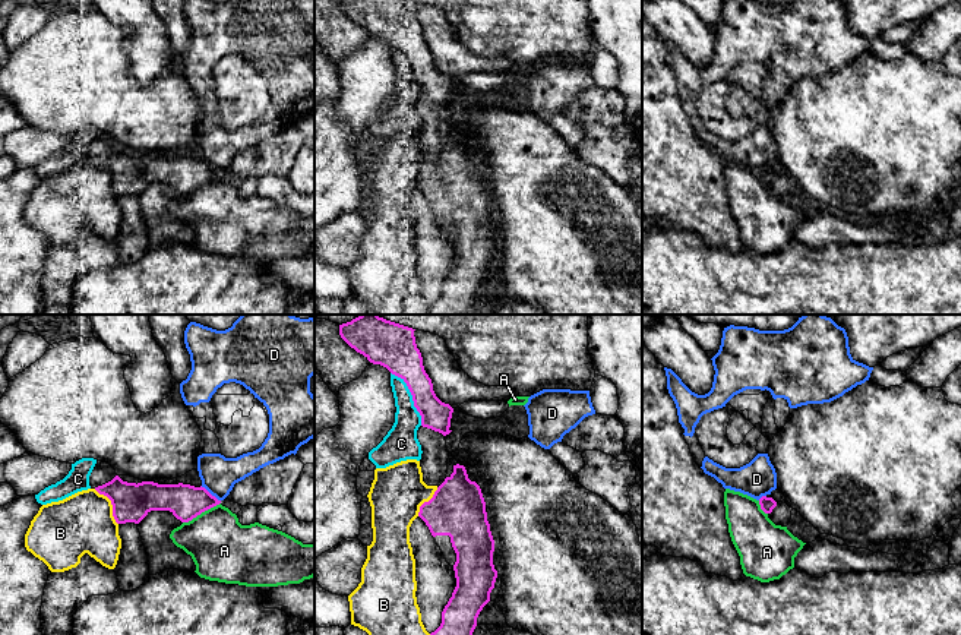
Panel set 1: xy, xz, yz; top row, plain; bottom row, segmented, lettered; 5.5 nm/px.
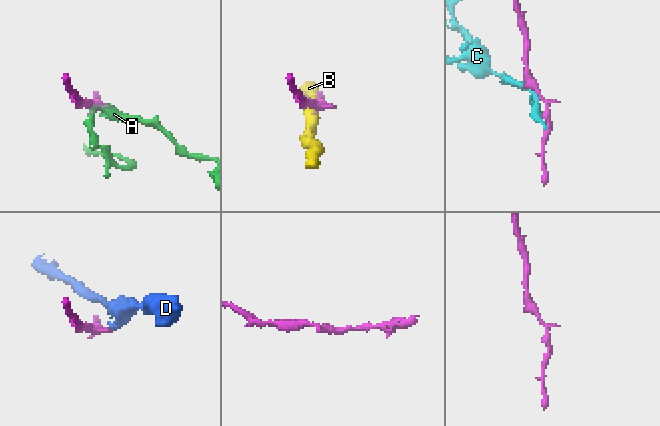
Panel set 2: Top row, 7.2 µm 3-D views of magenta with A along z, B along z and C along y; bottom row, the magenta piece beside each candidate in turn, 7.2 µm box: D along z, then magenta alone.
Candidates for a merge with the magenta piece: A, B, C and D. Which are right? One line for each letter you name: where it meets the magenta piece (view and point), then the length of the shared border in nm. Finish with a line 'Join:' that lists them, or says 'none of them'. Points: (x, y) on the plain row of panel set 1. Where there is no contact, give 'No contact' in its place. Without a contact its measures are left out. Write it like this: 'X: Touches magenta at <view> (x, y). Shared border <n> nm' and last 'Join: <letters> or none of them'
Join: none of them

